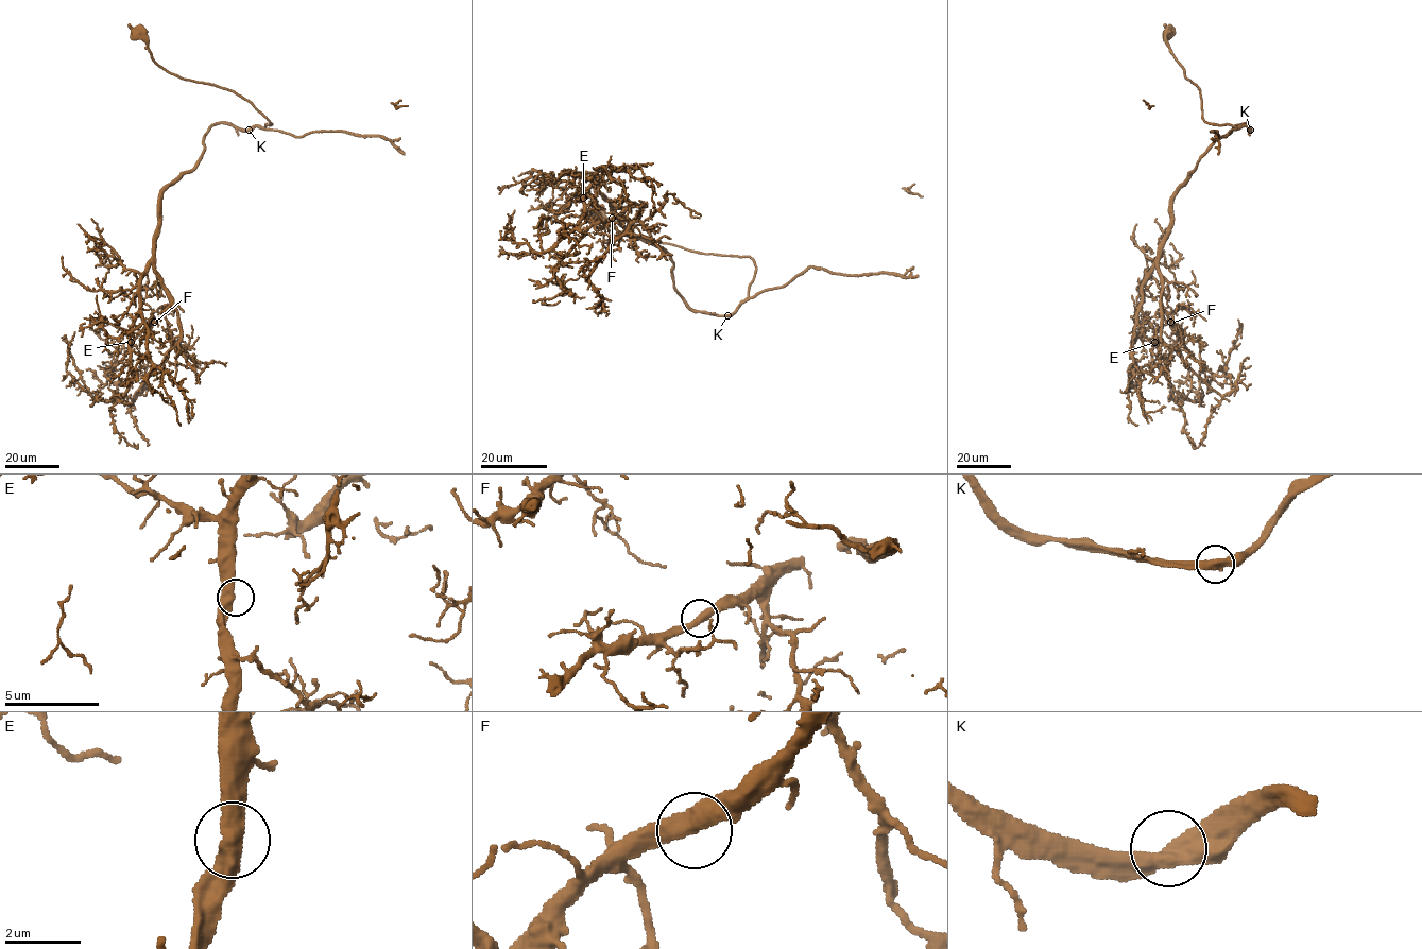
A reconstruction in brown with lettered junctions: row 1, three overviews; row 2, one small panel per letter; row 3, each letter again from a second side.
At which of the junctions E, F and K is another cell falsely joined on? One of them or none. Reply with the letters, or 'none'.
none

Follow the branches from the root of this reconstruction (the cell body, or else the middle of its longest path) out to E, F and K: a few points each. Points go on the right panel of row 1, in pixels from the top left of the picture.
E: (1169, 31), (1202, 118), (1250, 130), (1219, 137), (1176, 192), (1142, 290), (1154, 342)
F: (1169, 31), (1202, 118), (1250, 128), (1219, 137), (1174, 196), (1158, 261), (1170, 322)
K: (1169, 31), (1164, 40), (1183, 67), (1184, 76), (1200, 90), (1202, 118), (1211, 123), (1250, 128)

